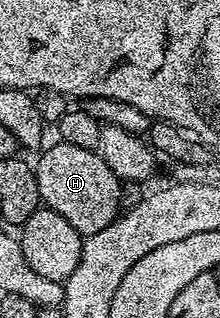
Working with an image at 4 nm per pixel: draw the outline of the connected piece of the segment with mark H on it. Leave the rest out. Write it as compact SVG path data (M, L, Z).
M55 141L49 147L38 156L39 163L34 164L42 206L61 213L61 217L65 217L65 221L69 221L69 225L73 225L81 236L101 233L101 229L105 229L105 225L112 223L120 214L121 180L99 151L80 149L62 141Z

